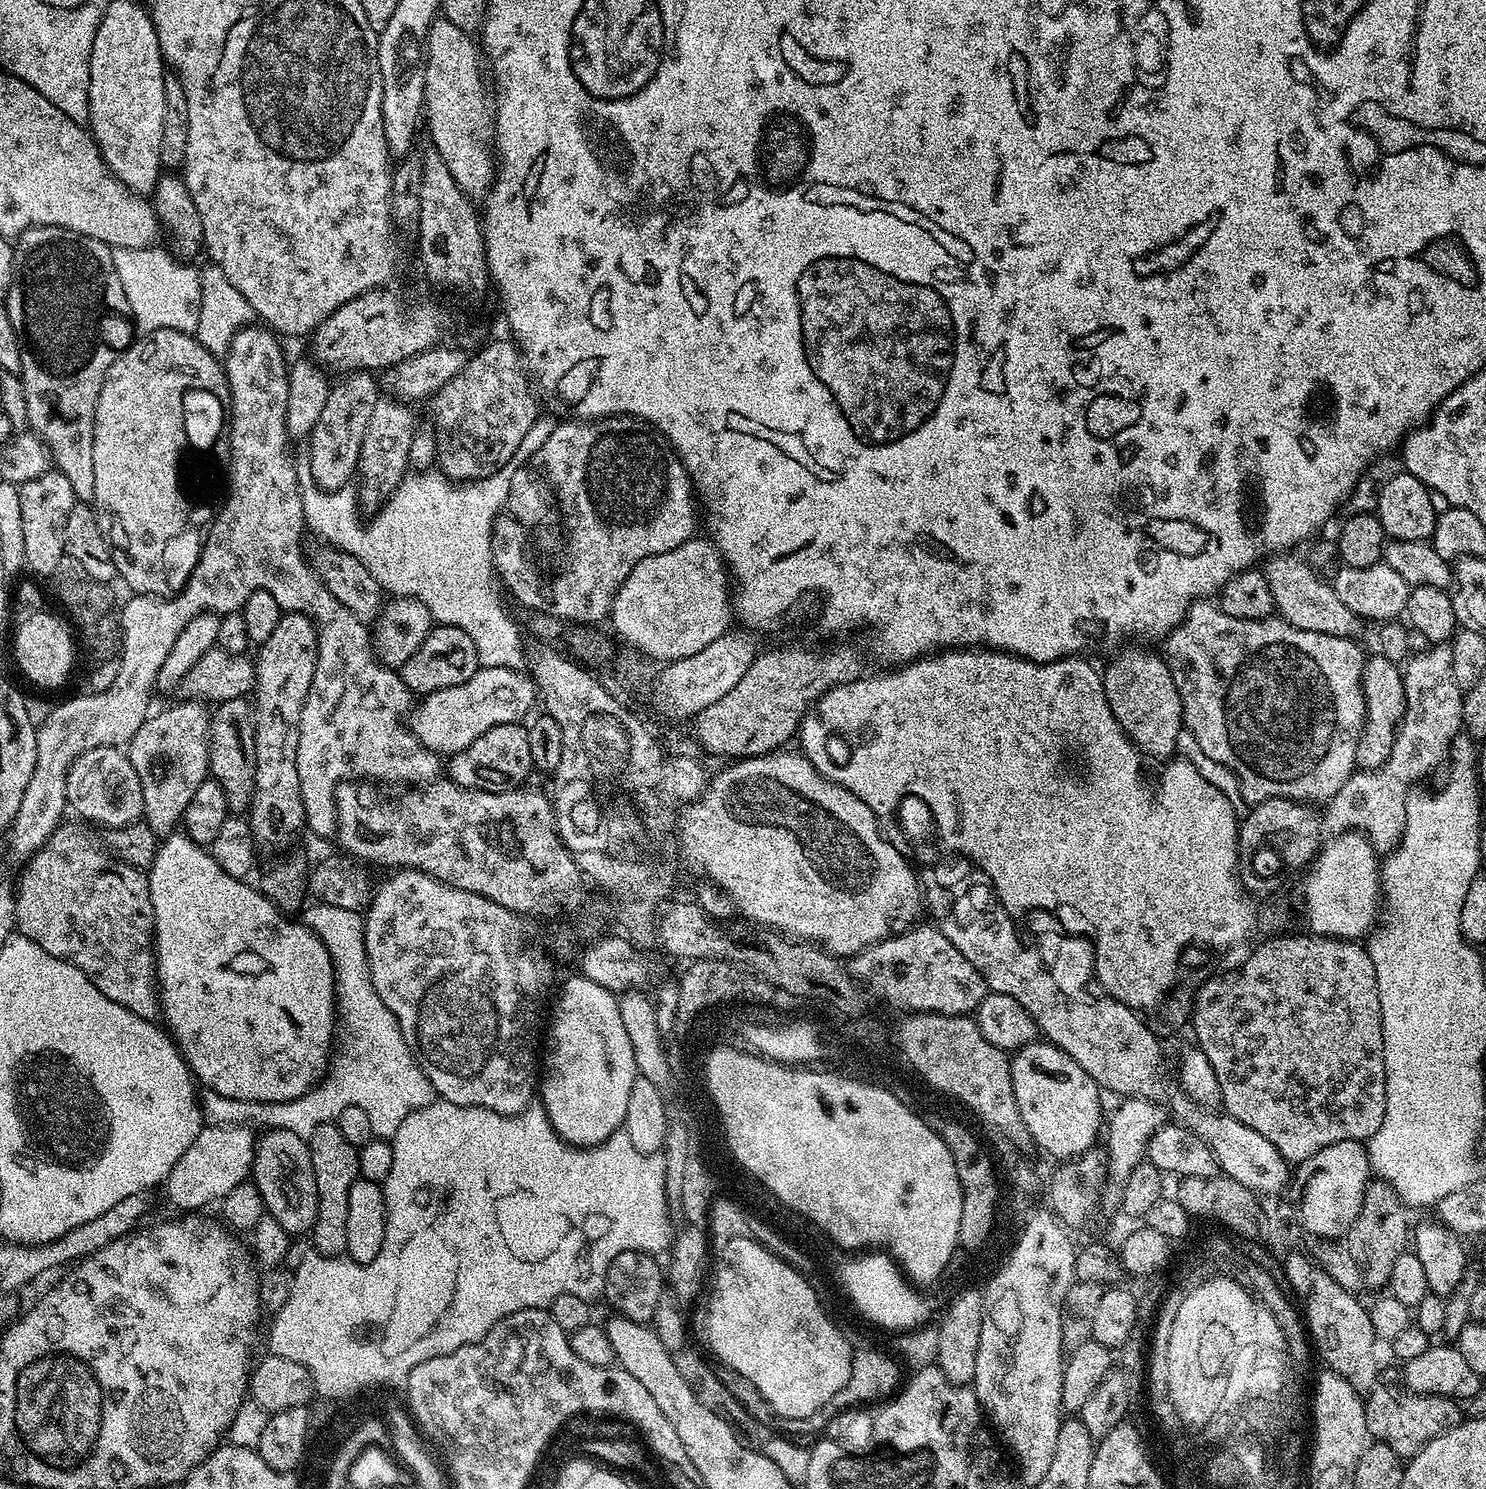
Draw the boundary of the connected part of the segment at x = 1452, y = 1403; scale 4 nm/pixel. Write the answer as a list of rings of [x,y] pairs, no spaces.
[[[1384,1382],[1377,1383],[1376,1387],[1367,1393],[1363,1403],[1367,1435],[1373,1441],[1390,1446],[1390,1450],[1394,1450],[1394,1454],[1402,1458],[1415,1456],[1430,1441],[1444,1432],[1449,1432],[1462,1420],[1461,1405],[1453,1397],[1418,1394],[1403,1386],[1387,1388]]]

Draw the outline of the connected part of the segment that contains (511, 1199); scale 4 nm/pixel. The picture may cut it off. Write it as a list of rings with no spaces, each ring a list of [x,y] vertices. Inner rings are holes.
[[[443,1098],[433,1099],[432,1103],[427,1104],[424,1108],[420,1108],[416,1112],[411,1112],[410,1115],[402,1122],[402,1126],[396,1131],[396,1135],[391,1137],[390,1140],[393,1150],[393,1166],[389,1170],[387,1179],[383,1181],[382,1187],[384,1189],[384,1205],[388,1211],[388,1225],[386,1226],[386,1234],[384,1235],[384,1241],[380,1247],[380,1253],[377,1254],[374,1259],[368,1261],[367,1264],[356,1264],[353,1260],[347,1258],[341,1258],[339,1255],[324,1256],[319,1254],[311,1254],[296,1268],[296,1278],[291,1281],[288,1289],[288,1296],[284,1300],[283,1304],[279,1305],[276,1317],[272,1320],[272,1325],[268,1328],[268,1349],[267,1351],[273,1356],[281,1356],[287,1360],[293,1360],[299,1364],[304,1364],[308,1367],[308,1373],[312,1375],[312,1382],[315,1391],[319,1395],[325,1393],[332,1393],[332,1395],[340,1395],[341,1393],[352,1392],[352,1389],[360,1388],[363,1384],[368,1384],[371,1381],[374,1385],[379,1385],[379,1378],[383,1377],[386,1381],[391,1381],[395,1372],[400,1374],[408,1373],[414,1366],[418,1366],[422,1362],[426,1362],[429,1358],[429,1350],[439,1350],[441,1353],[453,1352],[458,1350],[458,1346],[463,1344],[472,1344],[476,1340],[480,1340],[486,1333],[496,1325],[497,1320],[500,1320],[504,1316],[511,1312],[517,1312],[523,1308],[543,1308],[551,1305],[554,1298],[558,1298],[558,1294],[574,1294],[574,1298],[582,1298],[583,1300],[592,1302],[595,1301],[595,1296],[599,1297],[604,1290],[604,1276],[608,1273],[608,1267],[610,1262],[614,1262],[614,1258],[618,1258],[618,1254],[623,1252],[647,1252],[649,1254],[658,1254],[659,1251],[664,1251],[669,1247],[672,1240],[672,1231],[670,1232],[670,1220],[668,1218],[668,1209],[670,1209],[669,1203],[666,1201],[665,1186],[661,1179],[647,1180],[645,1161],[641,1160],[641,1155],[634,1148],[630,1142],[628,1136],[625,1133],[619,1132],[612,1136],[609,1136],[607,1140],[602,1143],[589,1147],[581,1148],[573,1146],[569,1141],[563,1139],[560,1135],[553,1130],[552,1124],[548,1120],[548,1114],[540,1106],[529,1106],[524,1109],[523,1112],[519,1112],[517,1116],[503,1116],[498,1112],[492,1112],[488,1108],[467,1108],[461,1104],[455,1104],[449,1100]],[[348,1344],[384,1344],[390,1351],[380,1352],[380,1356],[348,1356]],[[396,1348],[420,1348],[413,1356],[407,1356],[404,1352],[396,1352]]]

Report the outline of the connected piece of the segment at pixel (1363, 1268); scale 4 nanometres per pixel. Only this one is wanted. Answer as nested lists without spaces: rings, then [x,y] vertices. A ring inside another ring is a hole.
[[[1376,1178],[1364,1192],[1364,1204],[1358,1210],[1358,1218],[1354,1218],[1351,1228],[1346,1233],[1346,1247],[1350,1258],[1360,1271],[1363,1287],[1383,1289],[1390,1278],[1398,1254],[1402,1254],[1410,1244],[1410,1224],[1404,1213],[1405,1201],[1399,1192],[1395,1192],[1389,1184]]]

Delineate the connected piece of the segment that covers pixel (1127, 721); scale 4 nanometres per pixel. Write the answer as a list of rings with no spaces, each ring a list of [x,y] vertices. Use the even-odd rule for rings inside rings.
[[[1125,647],[1120,650],[1125,652],[1118,653],[1109,662],[1108,669],[1103,669],[1106,702],[1114,718],[1120,723],[1120,729],[1141,753],[1171,757],[1176,752],[1178,732],[1184,727],[1182,698],[1178,694],[1178,686],[1174,686],[1167,659],[1160,654],[1155,656],[1144,648],[1147,647]]]

